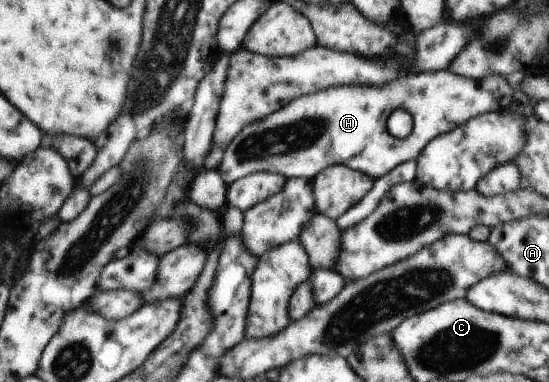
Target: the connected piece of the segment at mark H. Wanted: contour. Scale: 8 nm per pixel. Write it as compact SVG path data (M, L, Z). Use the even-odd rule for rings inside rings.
M447 68L435 72L407 74L379 86L341 86L327 88L311 96L303 95L268 117L244 126L225 149L218 173L227 185L244 176L265 171L280 174L286 179L303 177L311 180L328 166L338 164L364 172L375 180L385 176L402 162L415 161L423 147L436 136L451 132L473 117L509 108L514 92L505 78L491 75L484 79L474 79L458 75ZM397 108L407 110L413 118L412 131L404 139L393 137L389 132L385 134L385 122Z

